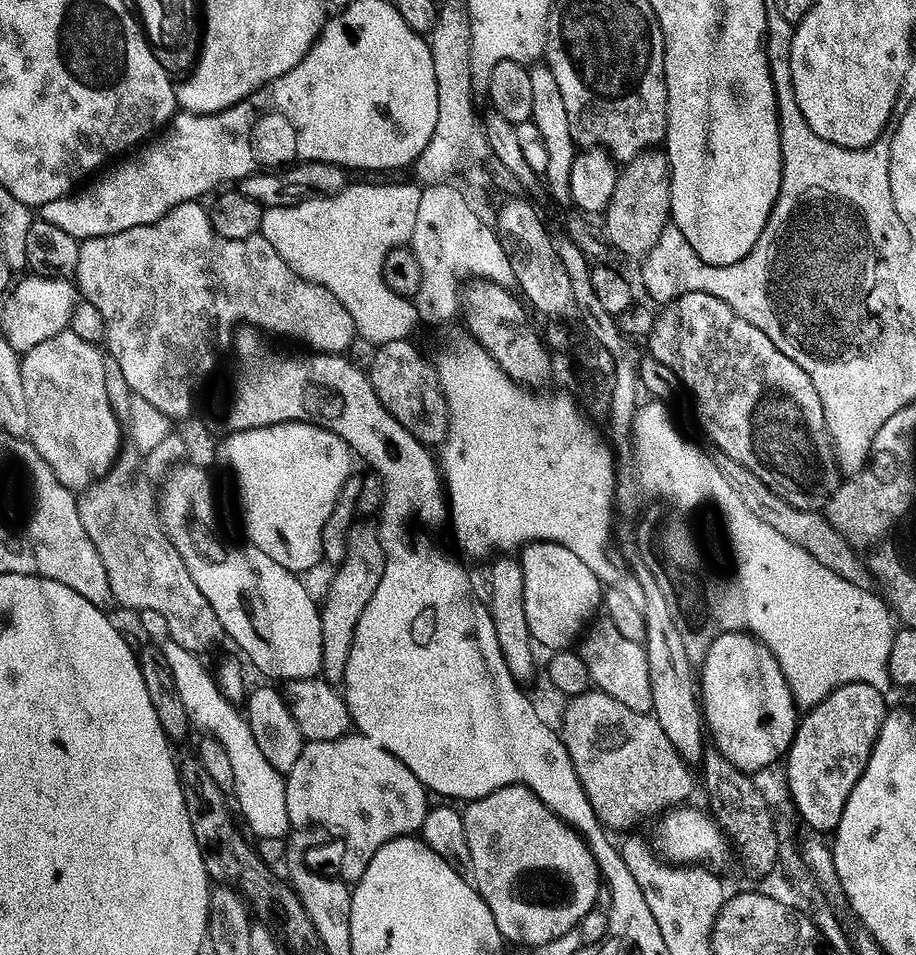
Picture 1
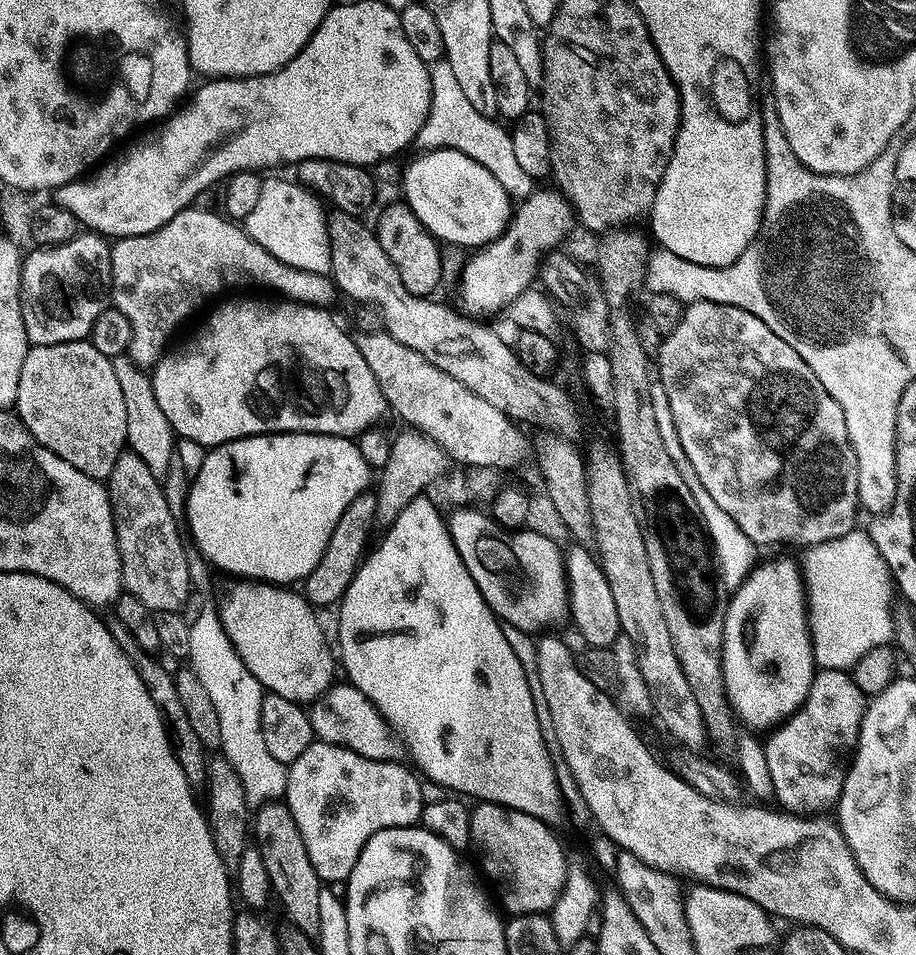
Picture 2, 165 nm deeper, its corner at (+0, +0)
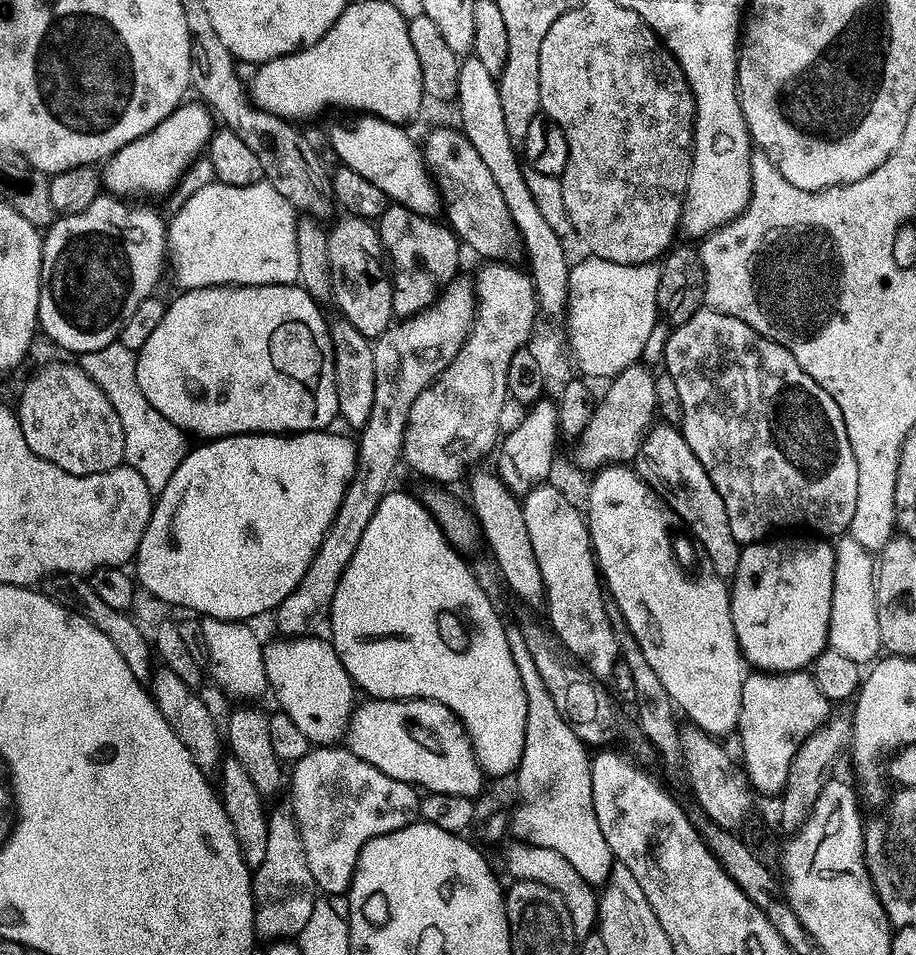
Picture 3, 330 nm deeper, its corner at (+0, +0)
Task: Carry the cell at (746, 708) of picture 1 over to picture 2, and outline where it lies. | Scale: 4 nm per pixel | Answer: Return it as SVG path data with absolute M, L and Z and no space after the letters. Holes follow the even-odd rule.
M792 560L760 562L737 588L724 609L724 689L745 729L772 730L804 704L818 668L812 658L802 568Z

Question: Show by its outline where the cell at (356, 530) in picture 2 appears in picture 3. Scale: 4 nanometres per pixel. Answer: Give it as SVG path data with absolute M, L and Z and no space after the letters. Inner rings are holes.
M464 274L457 275L455 280L445 284L440 295L434 303L417 314L393 322L382 335L375 337L372 353L374 354L374 406L370 408L370 418L365 428L358 434L358 467L356 475L352 477L352 485L348 490L338 510L334 514L334 522L330 530L324 535L322 546L314 554L306 574L302 574L302 582L286 594L286 598L274 610L276 616L276 628L281 637L299 638L319 633L319 628L329 623L332 614L332 603L334 594L338 590L338 582L350 566L350 558L354 558L354 550L358 550L358 542L362 542L362 534L366 534L366 526L370 526L370 518L374 518L374 510L378 510L378 502L388 495L390 485L388 479L392 471L402 460L404 450L404 435L406 434L406 422L410 414L410 408L414 406L414 400L429 391L431 380L439 381L444 371L454 362L458 350L466 342L466 338L472 332L472 323L476 321L476 289L473 281L464 277Z

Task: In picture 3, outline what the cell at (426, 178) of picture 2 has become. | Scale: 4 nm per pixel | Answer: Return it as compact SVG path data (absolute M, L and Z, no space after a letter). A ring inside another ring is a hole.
M367 114L359 115L356 120L348 125L336 124L330 130L330 146L341 159L341 165L369 179L388 196L389 201L410 209L412 213L437 215L442 202L424 163L421 147L414 144L401 125Z

